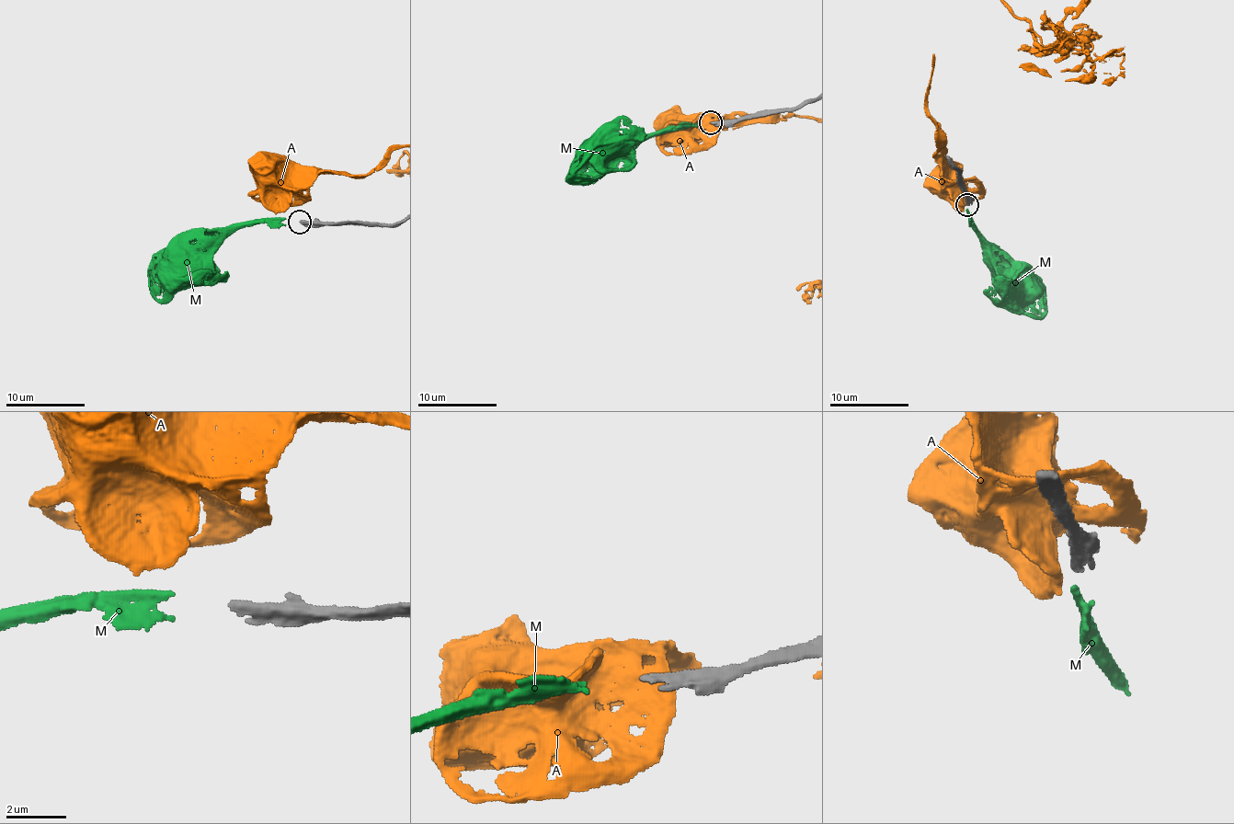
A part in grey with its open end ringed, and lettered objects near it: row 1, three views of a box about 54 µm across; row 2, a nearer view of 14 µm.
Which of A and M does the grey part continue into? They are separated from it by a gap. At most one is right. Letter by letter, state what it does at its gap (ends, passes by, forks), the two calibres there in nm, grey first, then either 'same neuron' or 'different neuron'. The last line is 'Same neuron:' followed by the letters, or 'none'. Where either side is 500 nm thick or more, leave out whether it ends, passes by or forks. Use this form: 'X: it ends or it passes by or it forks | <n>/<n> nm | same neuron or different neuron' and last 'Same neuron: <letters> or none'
A: it ends | 260/420 nm | different neuron
M: it ends | 260/240 nm | same neuron
Same neuron: M

